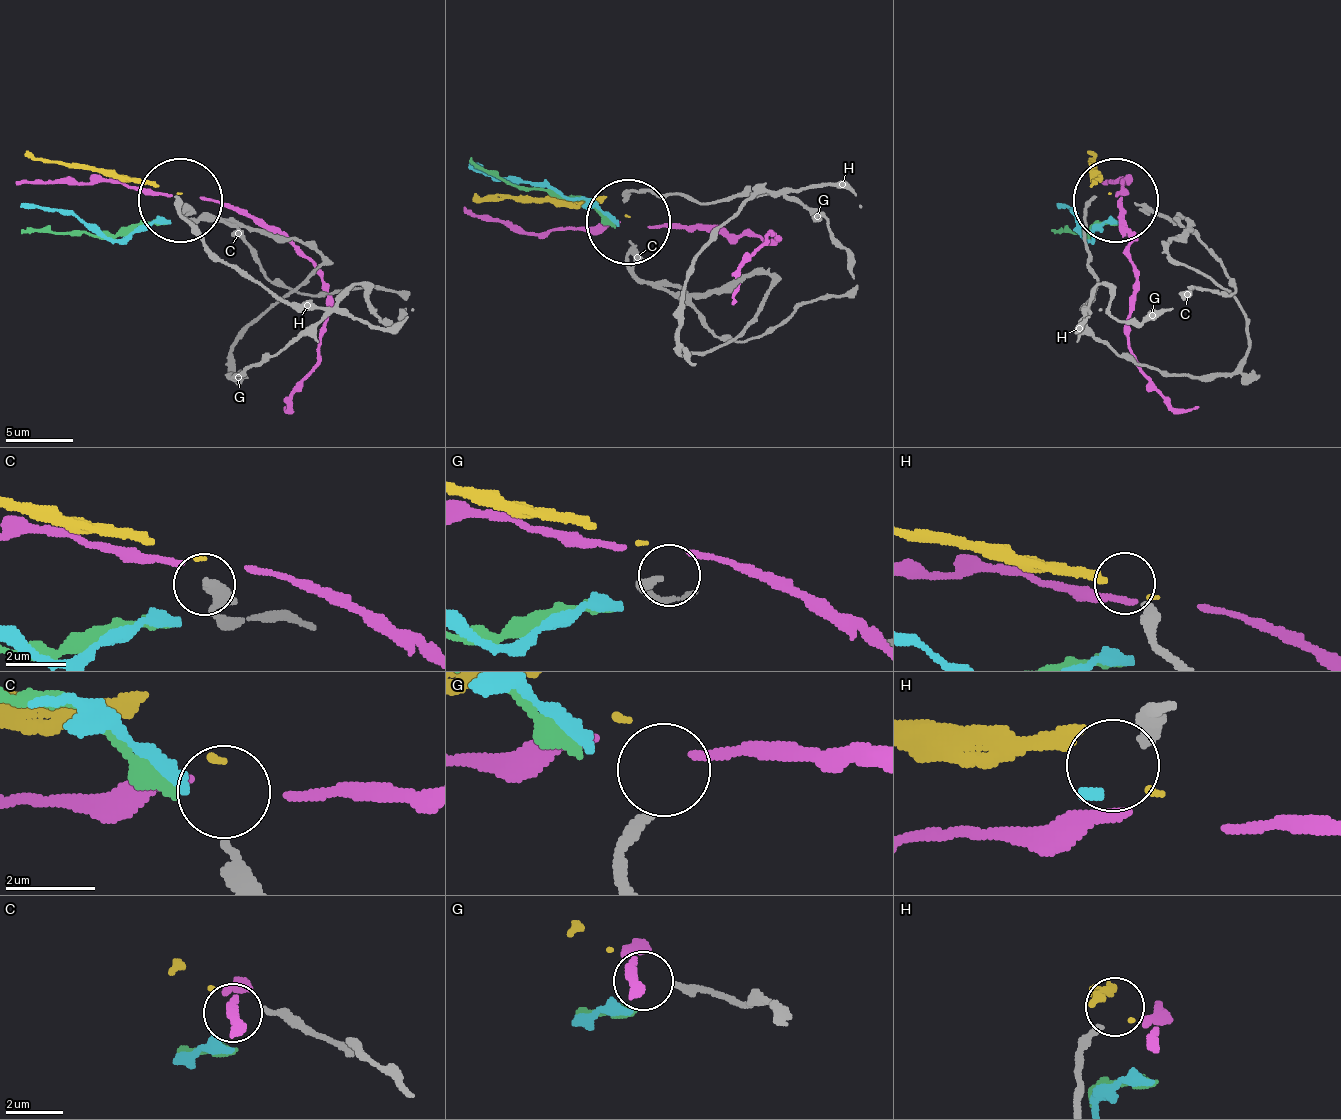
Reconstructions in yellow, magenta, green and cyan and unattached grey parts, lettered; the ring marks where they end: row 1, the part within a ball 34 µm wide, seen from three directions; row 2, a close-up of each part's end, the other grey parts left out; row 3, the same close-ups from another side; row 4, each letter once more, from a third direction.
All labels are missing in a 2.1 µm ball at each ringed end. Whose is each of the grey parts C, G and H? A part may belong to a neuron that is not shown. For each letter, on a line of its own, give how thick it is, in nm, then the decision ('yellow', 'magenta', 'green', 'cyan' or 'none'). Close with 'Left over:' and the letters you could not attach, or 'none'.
C: 240 nm | none
G: 240 nm | none
H: 320 nm | none
Left over: C, G, H

